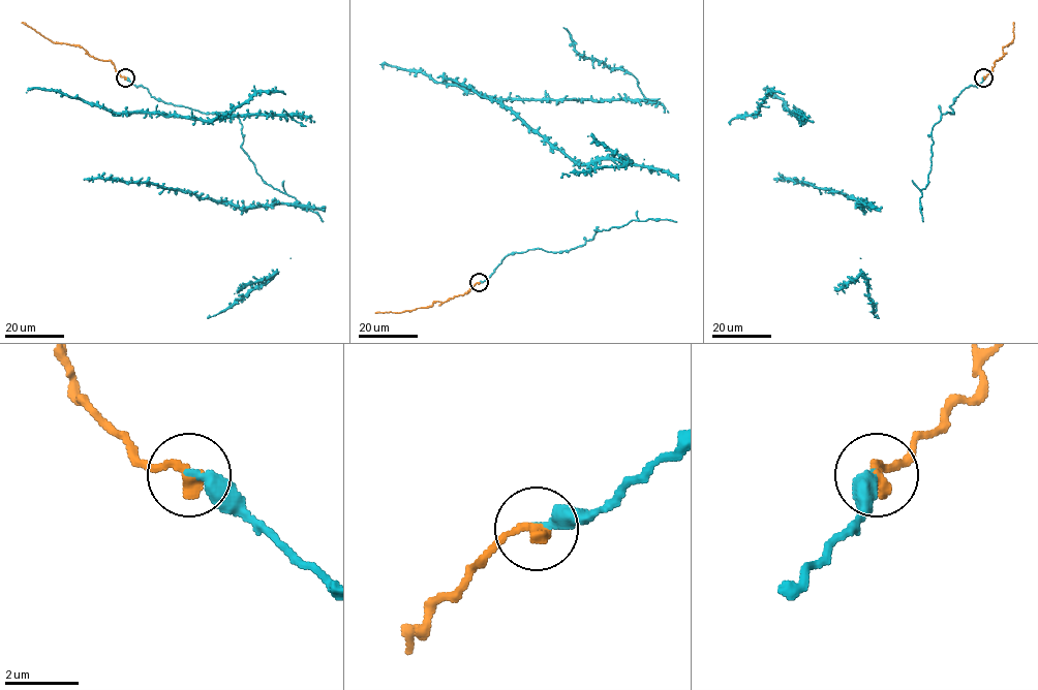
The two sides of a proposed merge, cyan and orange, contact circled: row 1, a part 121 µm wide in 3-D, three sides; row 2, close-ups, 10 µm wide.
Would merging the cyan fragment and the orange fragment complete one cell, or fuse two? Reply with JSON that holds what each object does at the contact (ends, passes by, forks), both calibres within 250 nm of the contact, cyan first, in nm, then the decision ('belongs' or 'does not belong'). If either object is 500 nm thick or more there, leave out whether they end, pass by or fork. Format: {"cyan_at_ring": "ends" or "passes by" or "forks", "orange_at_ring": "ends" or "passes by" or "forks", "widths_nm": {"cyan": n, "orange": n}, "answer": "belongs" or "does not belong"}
{"cyan_at_ring": "ends", "orange_at_ring": "ends", "widths_nm": {"cyan": 320, "orange": 380}, "answer": "belongs"}

